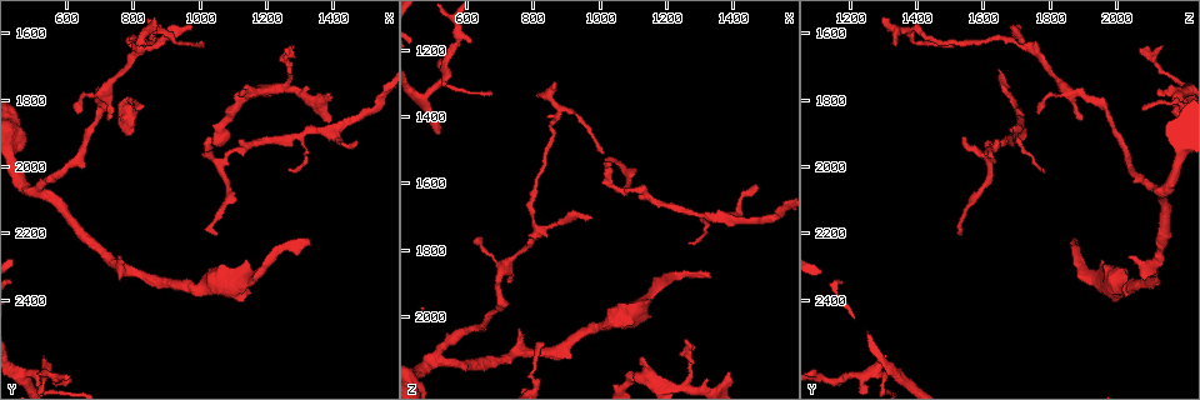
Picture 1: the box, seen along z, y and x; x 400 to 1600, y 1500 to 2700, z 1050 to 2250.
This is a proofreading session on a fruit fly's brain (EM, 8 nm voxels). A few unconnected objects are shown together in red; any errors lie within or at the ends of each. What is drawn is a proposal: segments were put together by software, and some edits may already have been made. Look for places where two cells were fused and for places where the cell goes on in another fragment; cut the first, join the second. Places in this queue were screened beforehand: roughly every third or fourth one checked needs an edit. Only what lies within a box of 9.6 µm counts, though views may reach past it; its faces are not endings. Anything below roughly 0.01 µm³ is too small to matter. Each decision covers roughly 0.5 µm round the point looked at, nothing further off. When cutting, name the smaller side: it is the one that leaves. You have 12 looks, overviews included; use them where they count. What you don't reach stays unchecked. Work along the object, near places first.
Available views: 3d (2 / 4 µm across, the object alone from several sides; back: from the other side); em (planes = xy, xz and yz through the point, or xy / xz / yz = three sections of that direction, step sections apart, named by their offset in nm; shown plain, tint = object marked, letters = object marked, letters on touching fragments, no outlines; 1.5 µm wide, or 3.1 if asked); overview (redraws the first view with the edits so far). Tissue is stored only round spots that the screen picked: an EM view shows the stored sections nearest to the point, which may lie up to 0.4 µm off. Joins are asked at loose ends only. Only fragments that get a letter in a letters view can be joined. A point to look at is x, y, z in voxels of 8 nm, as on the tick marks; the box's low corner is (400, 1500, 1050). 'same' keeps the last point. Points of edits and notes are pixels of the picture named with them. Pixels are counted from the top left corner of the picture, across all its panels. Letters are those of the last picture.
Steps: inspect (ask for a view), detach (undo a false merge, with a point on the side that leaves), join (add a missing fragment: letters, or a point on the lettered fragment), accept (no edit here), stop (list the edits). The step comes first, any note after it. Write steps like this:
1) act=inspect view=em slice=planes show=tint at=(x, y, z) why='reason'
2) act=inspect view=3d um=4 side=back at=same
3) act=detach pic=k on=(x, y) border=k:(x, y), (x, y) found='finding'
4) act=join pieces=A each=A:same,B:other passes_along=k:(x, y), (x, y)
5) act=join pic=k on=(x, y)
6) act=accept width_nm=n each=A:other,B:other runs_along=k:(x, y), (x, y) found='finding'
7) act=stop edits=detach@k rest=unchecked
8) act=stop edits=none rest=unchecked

act=inspect view=3d um=4 at=(840, 1830, 2080) why='long arm stops here'

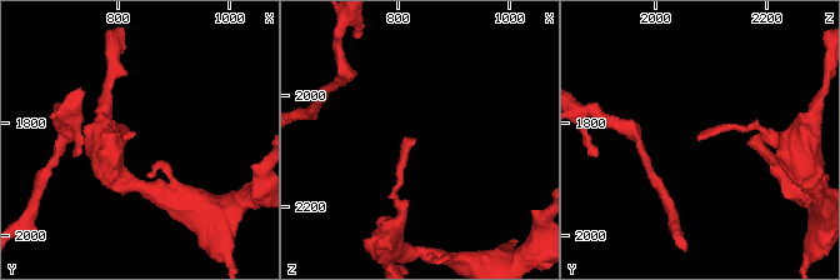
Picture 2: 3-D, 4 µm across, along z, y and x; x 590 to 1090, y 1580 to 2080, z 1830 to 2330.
act=inspect view=em slice=yz step=4 show=tint at=(840, 1815, 2080) why='shape alone is not enough'

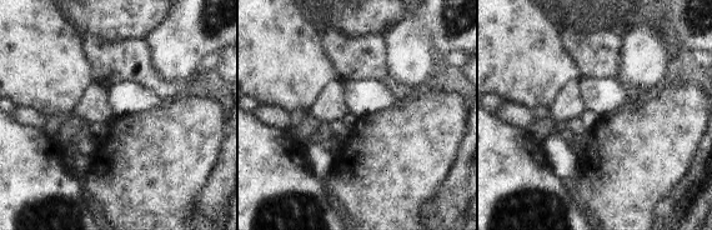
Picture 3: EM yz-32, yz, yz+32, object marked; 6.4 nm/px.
act=inspect view=em slice=planes show=letters at=same why='cut it another way'

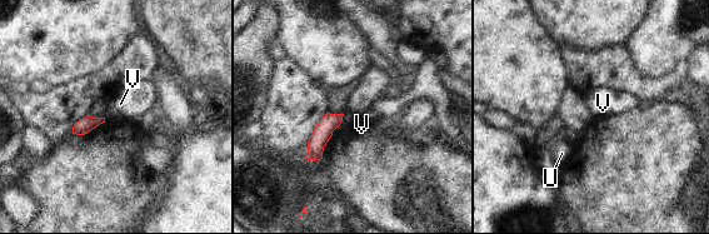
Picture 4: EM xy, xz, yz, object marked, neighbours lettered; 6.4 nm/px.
act=accept each=U:other,V:other border=4:(344, 114), (339, 125) found='no lettered fragment goes on from it'

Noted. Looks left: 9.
act=inspect view=em slice=planes show=plain at=(810, 1640, 1750) why='two arms in line, one across'

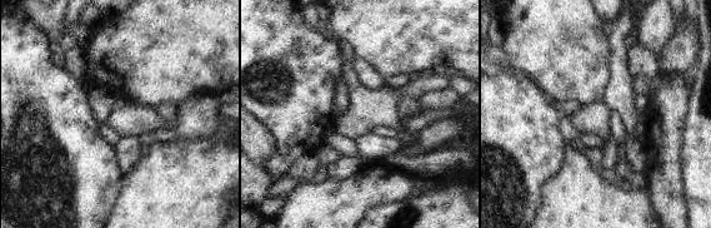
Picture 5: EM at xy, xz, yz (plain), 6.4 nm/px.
act=inspect view=em slice=planes show=tint at=same

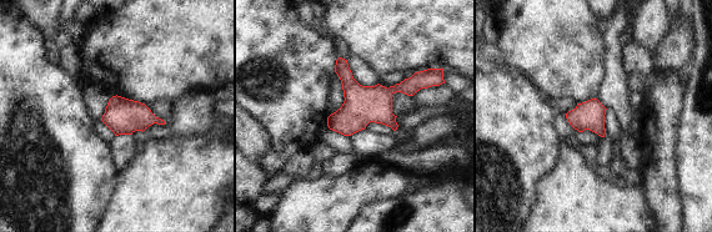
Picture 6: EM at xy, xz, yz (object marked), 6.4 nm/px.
act=inspect view=em slice=planes show=letters at=same why='what lies round it'

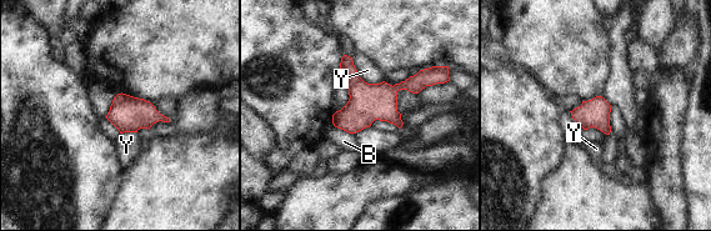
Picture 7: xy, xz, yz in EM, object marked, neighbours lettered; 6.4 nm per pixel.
act=accept longest_contact=Y:260nm each=B:other,Y:other found='one cell here'

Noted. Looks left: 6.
act=inspect view=em slice=planes show=letters at=(1010, 1630, 1510) why='branch stops here'

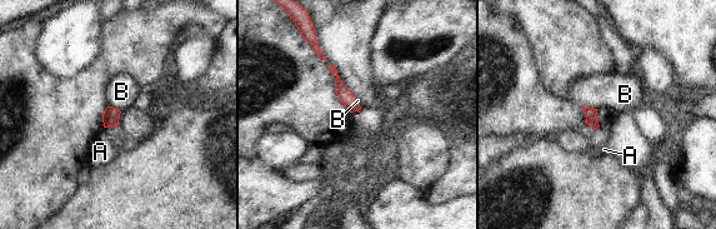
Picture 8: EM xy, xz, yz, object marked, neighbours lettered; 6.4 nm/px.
act=accept width_nm=80 each=A:other,B:other found='no lettered fragment goes on from it'

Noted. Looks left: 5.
act=inspect view=em slice=xy step=4 show=tint at=(1260, 1640, 2070) why='tapers out'

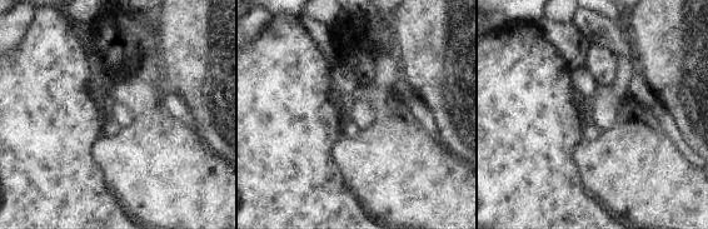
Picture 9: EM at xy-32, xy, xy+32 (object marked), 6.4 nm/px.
act=inspect view=em slice=planes show=tint at=same

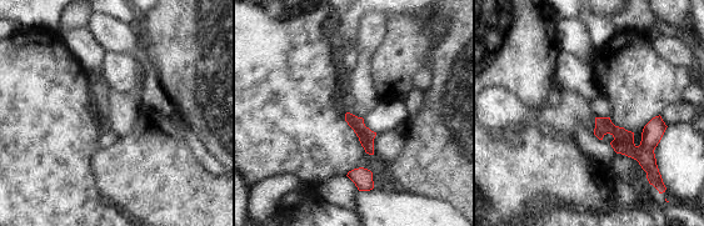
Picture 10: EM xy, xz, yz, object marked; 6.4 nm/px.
act=inspect view=em slice=planes show=letters at=same

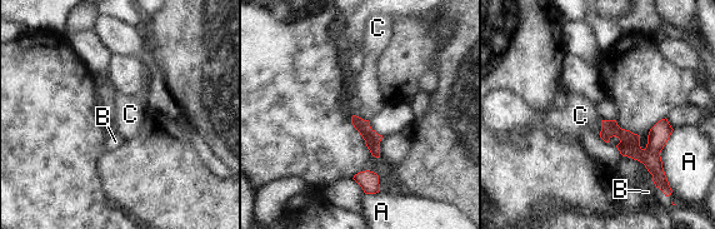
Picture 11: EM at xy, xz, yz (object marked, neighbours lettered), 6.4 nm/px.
act=accept width_nm=90 each=A:other,B:other,C:other runs_along=11:(604, 123), (641, 155), (658, 160) found='no lettered fragment goes on from it'

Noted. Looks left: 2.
act=inspect view=em slice=planes show=plain at=(1050, 2200, 1530)

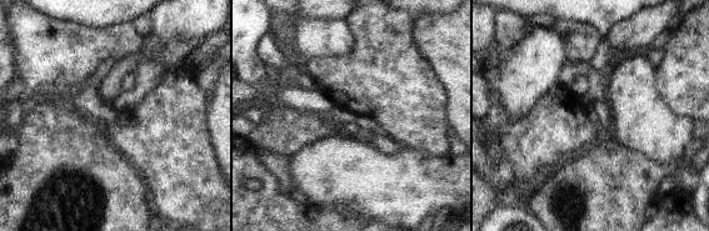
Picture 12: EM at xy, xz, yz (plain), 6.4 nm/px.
act=inspect view=em slice=planes show=letters at=same why='see the neighbours'

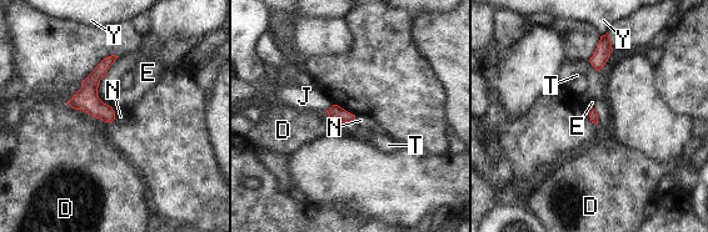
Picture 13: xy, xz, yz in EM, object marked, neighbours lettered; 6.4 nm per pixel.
act=join pieces=N each=D:other,E:other,J:other,N:same,T:other,Y:other passes_along=13:(86, 99), (114, 116), (120, 116) found='it goes on there'

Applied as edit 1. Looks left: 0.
act=stop edits=join@13 rest=unchecked

